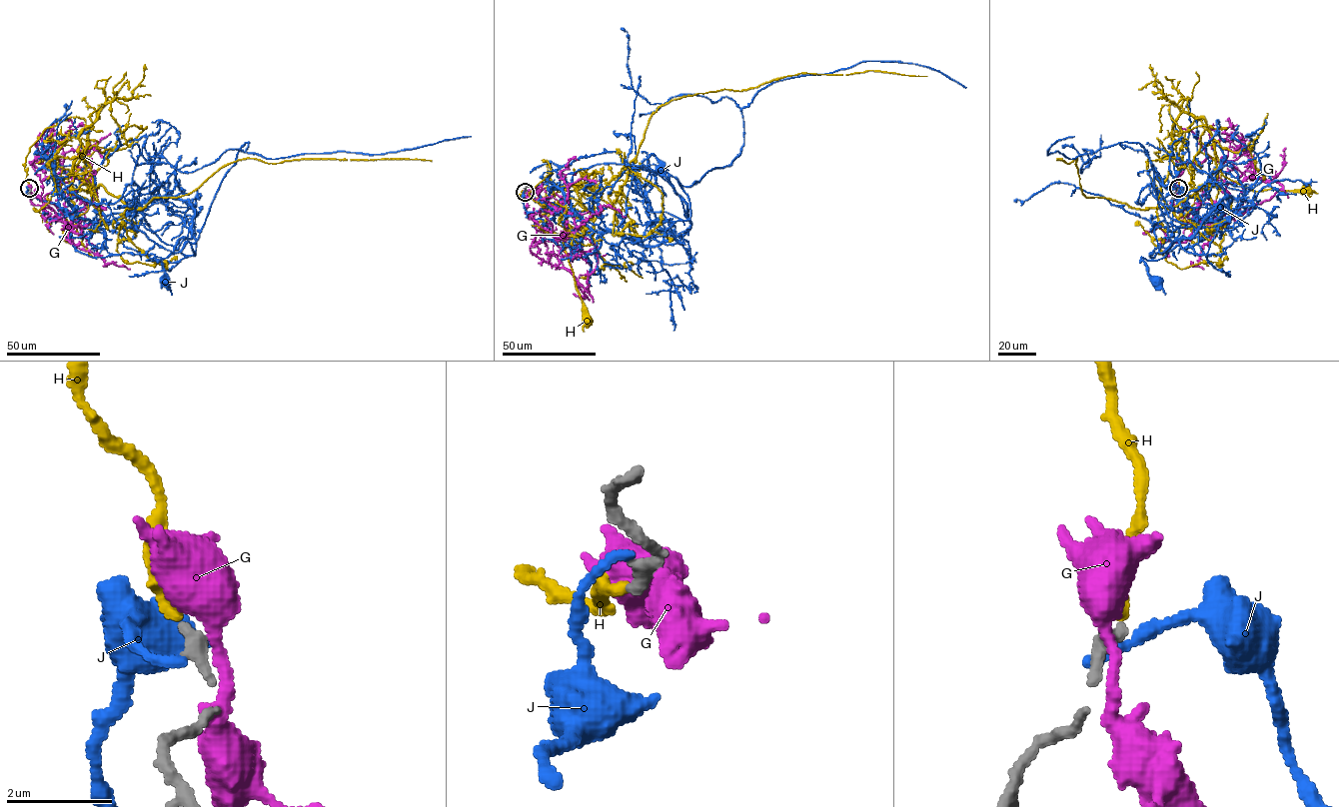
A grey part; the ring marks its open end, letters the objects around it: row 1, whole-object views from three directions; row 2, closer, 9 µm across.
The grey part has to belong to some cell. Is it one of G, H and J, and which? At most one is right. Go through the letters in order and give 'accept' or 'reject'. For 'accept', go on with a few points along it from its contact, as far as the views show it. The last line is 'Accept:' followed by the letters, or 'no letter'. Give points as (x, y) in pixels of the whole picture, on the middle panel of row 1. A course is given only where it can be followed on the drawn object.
G: reject
H: accept
J: reject
Accept: H

